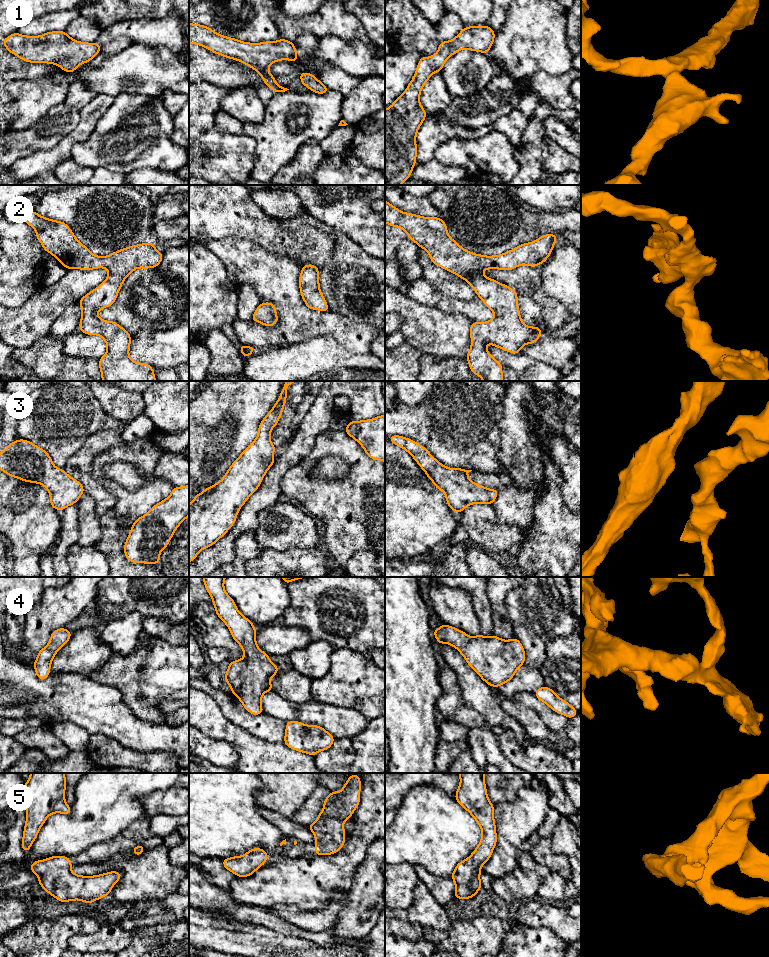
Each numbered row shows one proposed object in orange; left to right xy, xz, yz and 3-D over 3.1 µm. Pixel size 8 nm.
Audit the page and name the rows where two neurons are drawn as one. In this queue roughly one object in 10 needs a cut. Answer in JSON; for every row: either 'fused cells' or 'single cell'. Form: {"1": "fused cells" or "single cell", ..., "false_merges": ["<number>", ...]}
{"1": "single cell", "2": "single cell", "3": "single cell", "4": "single cell", "5": "single cell", "false_merges": []}

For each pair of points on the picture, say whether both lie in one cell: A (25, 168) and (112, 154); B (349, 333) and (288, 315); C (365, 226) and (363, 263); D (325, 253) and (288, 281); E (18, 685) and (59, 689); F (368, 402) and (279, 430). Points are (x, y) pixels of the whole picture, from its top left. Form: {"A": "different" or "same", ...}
{"A": "different", "B": "same", "C": "different", "D": "different", "E": "same", "F": "different"}

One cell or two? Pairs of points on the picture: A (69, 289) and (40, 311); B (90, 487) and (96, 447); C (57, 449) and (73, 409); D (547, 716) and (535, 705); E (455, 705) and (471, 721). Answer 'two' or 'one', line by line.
A: one
B: one
C: one
D: one
E: one

